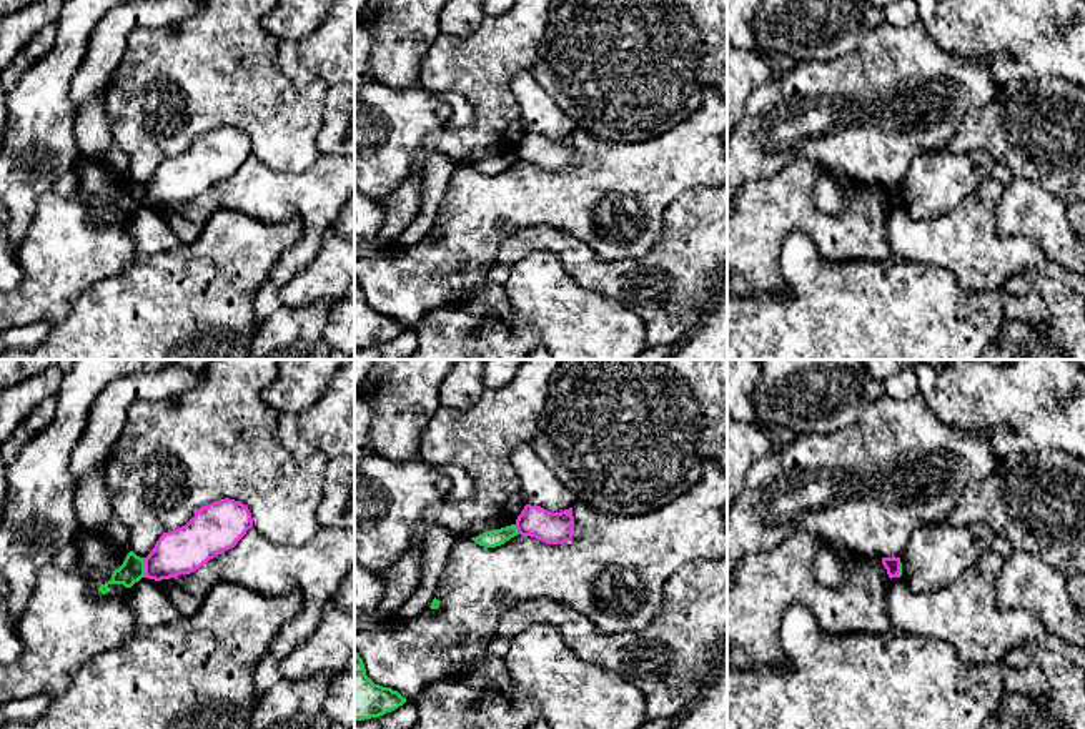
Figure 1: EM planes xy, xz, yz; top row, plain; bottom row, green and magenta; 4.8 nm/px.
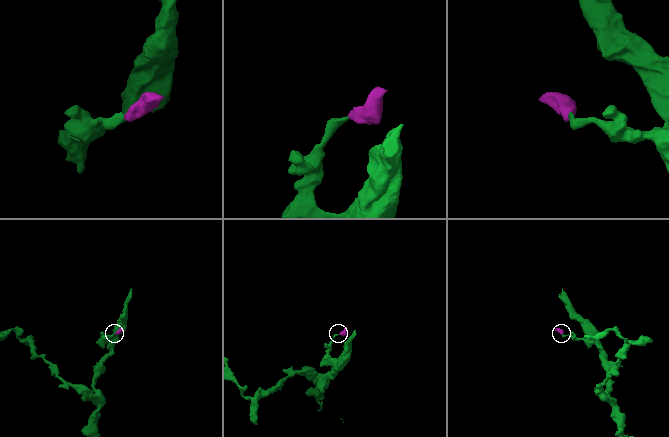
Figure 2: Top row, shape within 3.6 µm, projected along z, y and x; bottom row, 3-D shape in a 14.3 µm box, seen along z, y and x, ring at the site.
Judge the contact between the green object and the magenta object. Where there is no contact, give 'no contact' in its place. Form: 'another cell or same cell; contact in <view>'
another cell; contact in xy

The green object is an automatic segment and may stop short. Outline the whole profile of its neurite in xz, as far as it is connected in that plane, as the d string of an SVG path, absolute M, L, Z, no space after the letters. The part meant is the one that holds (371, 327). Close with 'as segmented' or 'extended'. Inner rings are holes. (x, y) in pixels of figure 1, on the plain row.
M354 278L354 350L379 345L403 333L406 325L391 315L374 311L368 303L363 286Z; as segmented

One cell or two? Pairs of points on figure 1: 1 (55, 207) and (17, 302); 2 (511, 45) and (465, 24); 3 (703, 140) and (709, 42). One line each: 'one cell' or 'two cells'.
1: one cell
2: two cells
3: two cells

